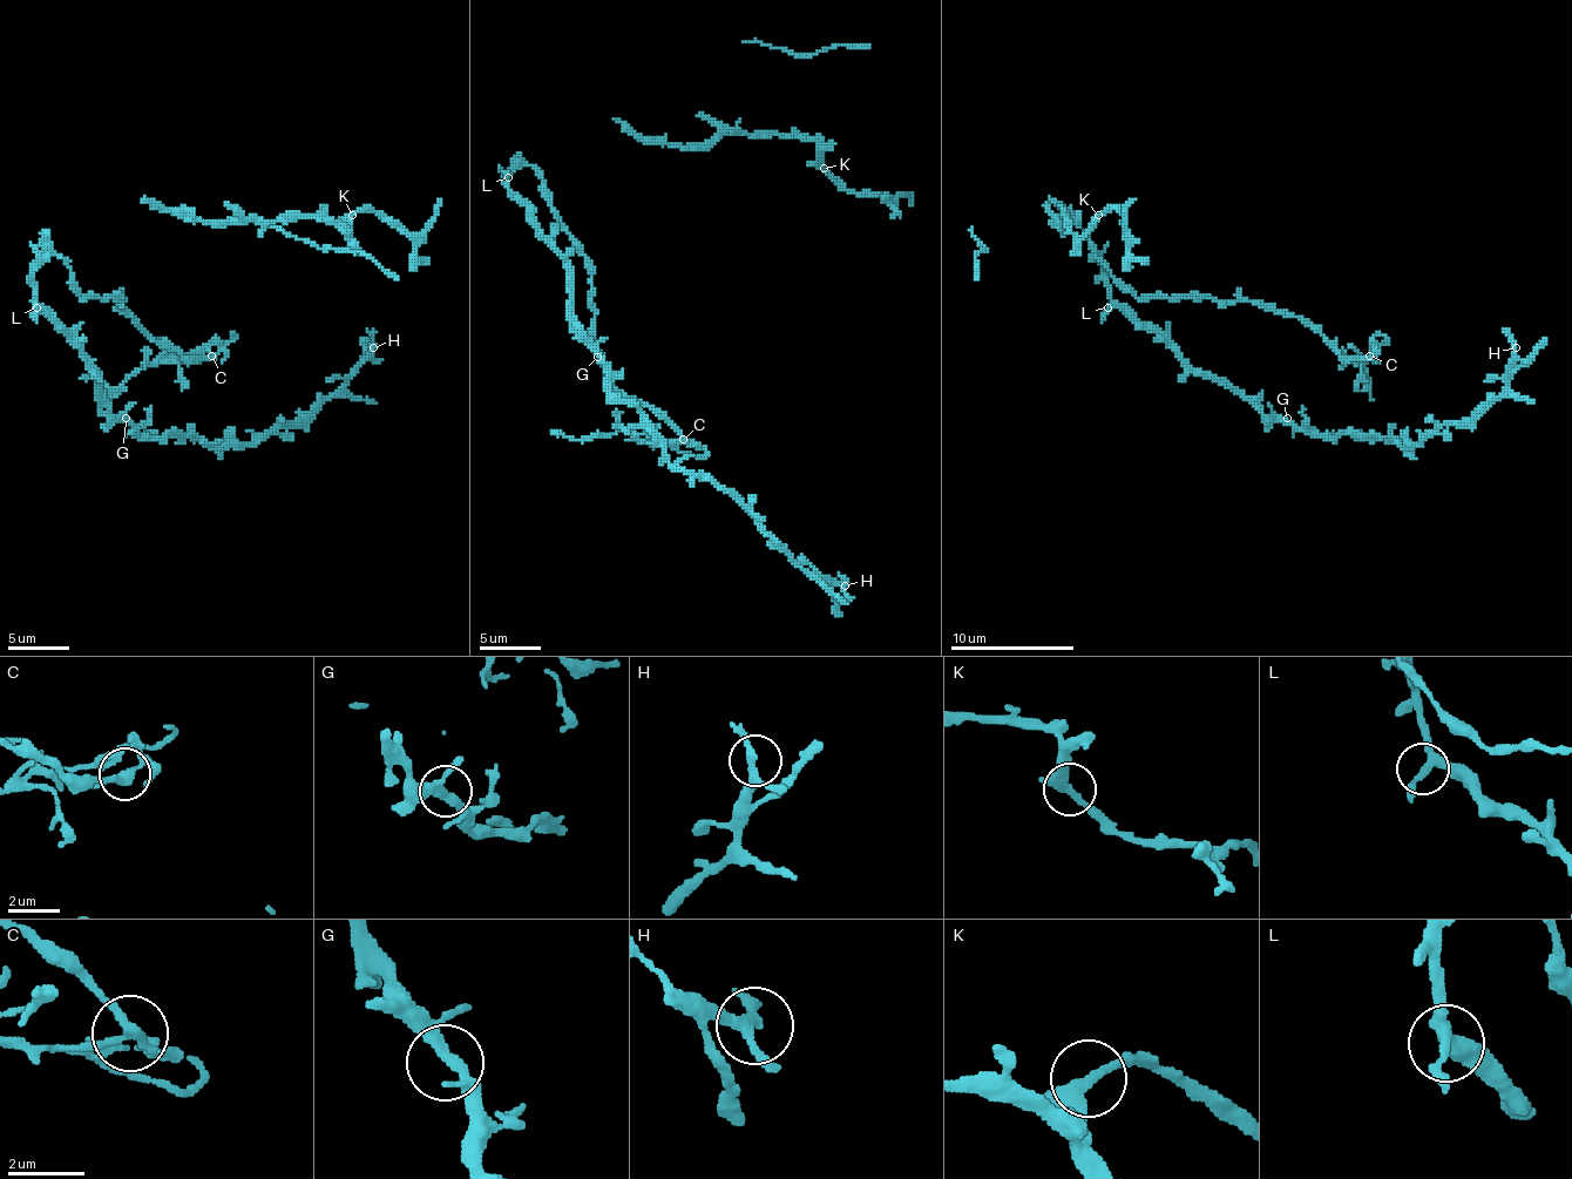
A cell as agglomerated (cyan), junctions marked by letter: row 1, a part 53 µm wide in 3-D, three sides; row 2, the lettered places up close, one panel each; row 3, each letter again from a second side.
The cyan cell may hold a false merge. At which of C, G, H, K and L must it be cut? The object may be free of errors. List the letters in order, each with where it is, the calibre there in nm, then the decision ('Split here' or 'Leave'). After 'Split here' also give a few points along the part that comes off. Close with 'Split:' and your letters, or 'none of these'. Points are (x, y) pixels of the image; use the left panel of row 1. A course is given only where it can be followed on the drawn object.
C: Place: (211, 356). Thickness 220 nm. Split here. Course of the part to remove: (212, 357), (169, 353), (144, 366), (117, 387), (99, 378), (80, 378)
G: Place: (126, 418). Thickness 240 nm. Leave
H: Place: (373, 347). Thickness 220 nm. Leave
K: Place: (352, 215). Thickness 280 nm. Leave
L: Place: (36, 307). Thickness 280 nm. Leave
Split: C

